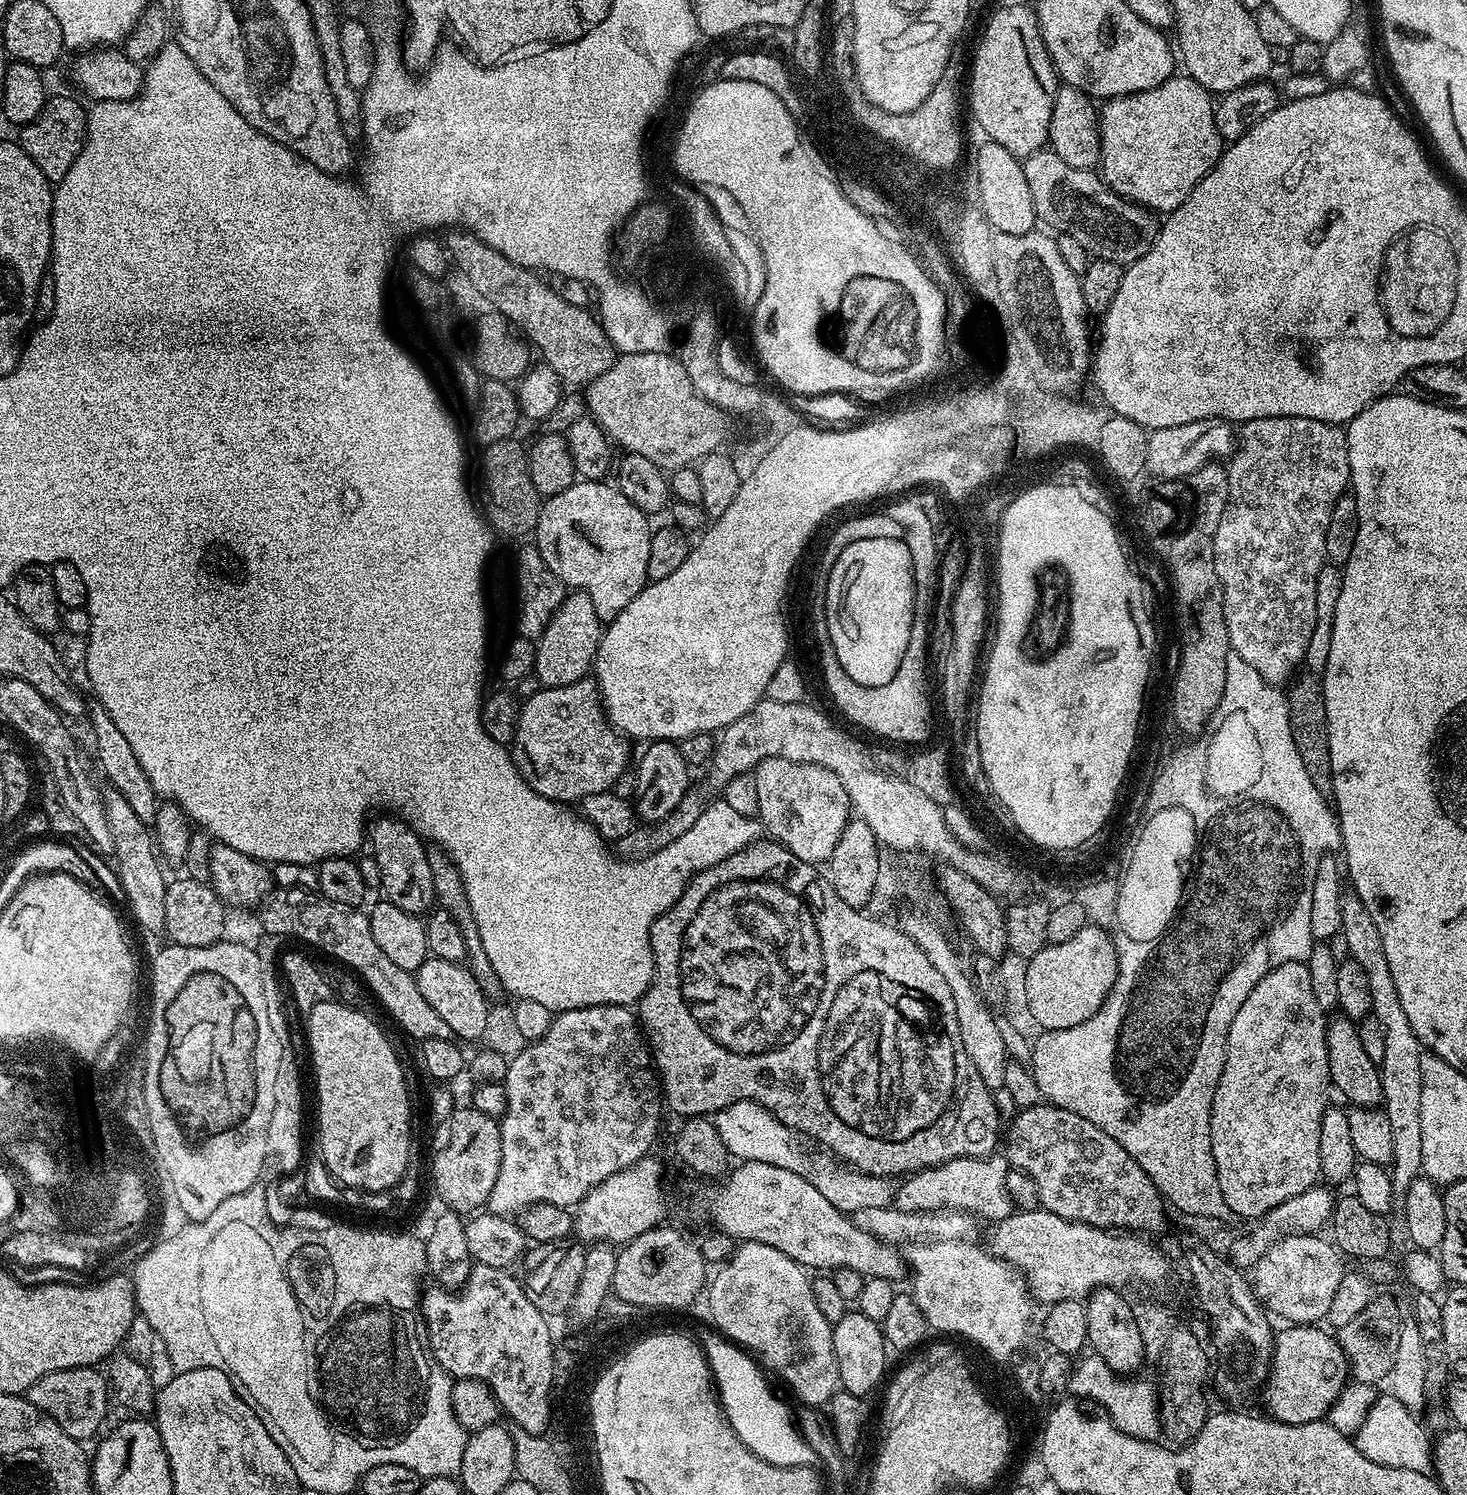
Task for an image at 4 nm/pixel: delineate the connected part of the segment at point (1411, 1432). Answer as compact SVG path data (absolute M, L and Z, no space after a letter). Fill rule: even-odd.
M1383 1393L1372 1405L1361 1428L1354 1435L1356 1445L1366 1458L1379 1465L1430 1474L1433 1471L1432 1442L1425 1425L1416 1419L1417 1415L1406 1409L1391 1393Z

